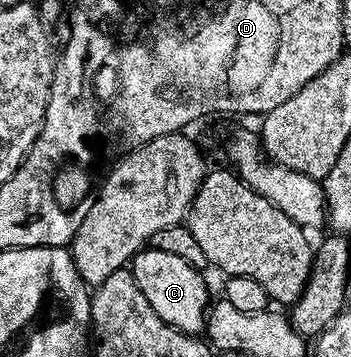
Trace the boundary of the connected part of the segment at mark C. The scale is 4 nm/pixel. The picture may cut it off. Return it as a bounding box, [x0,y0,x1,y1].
[130,249,210,336]

